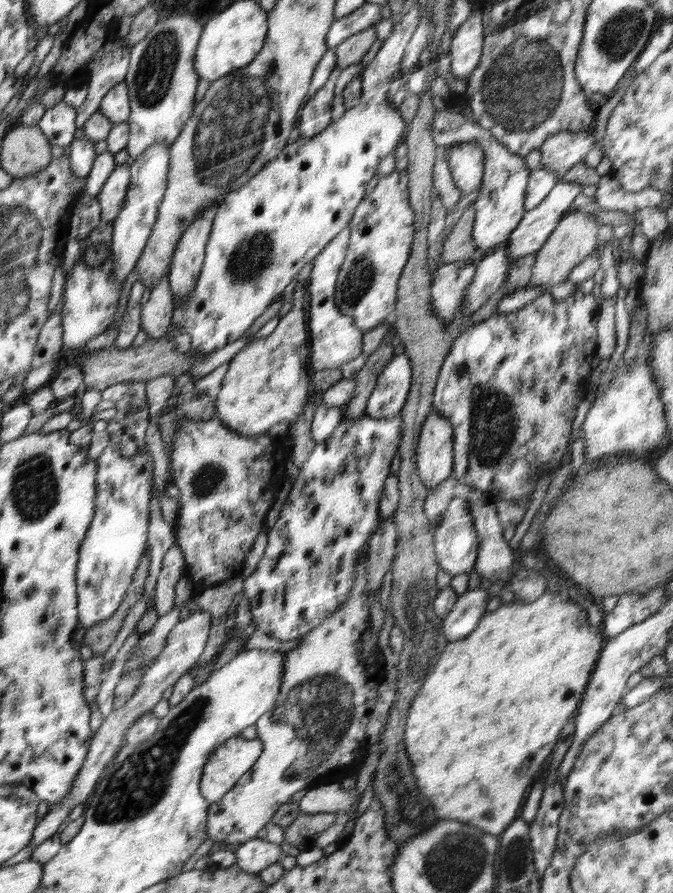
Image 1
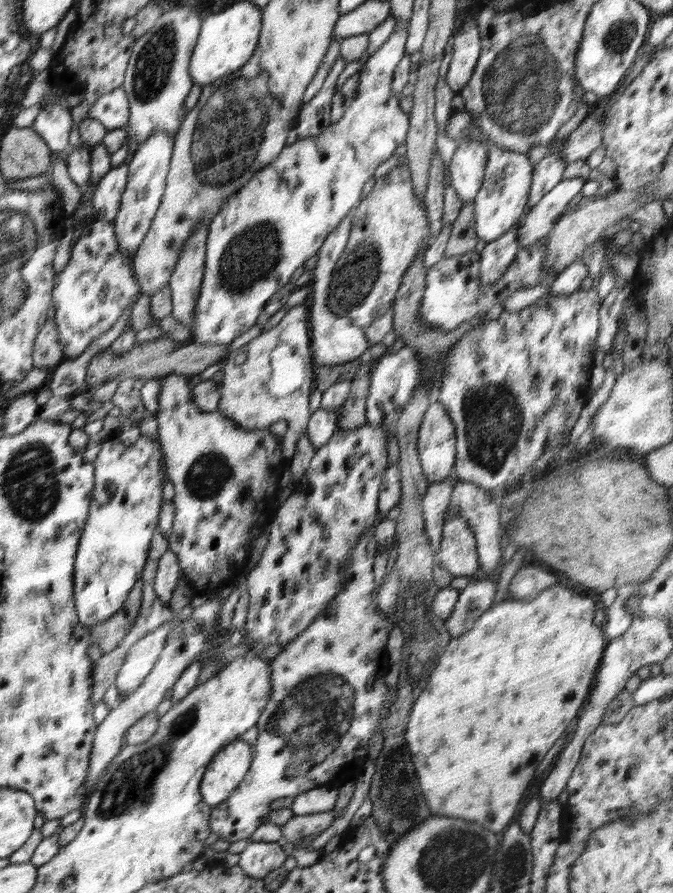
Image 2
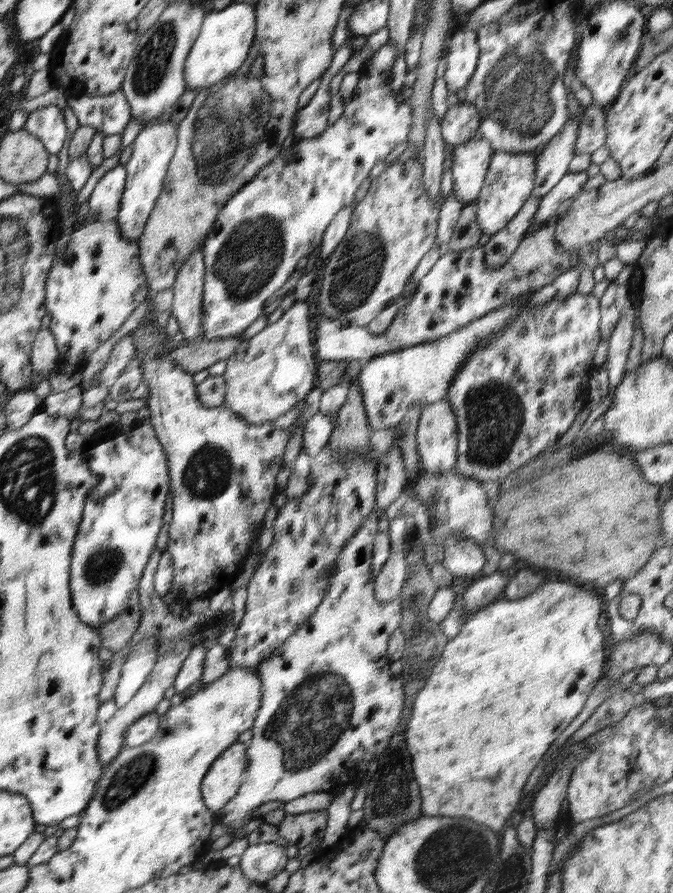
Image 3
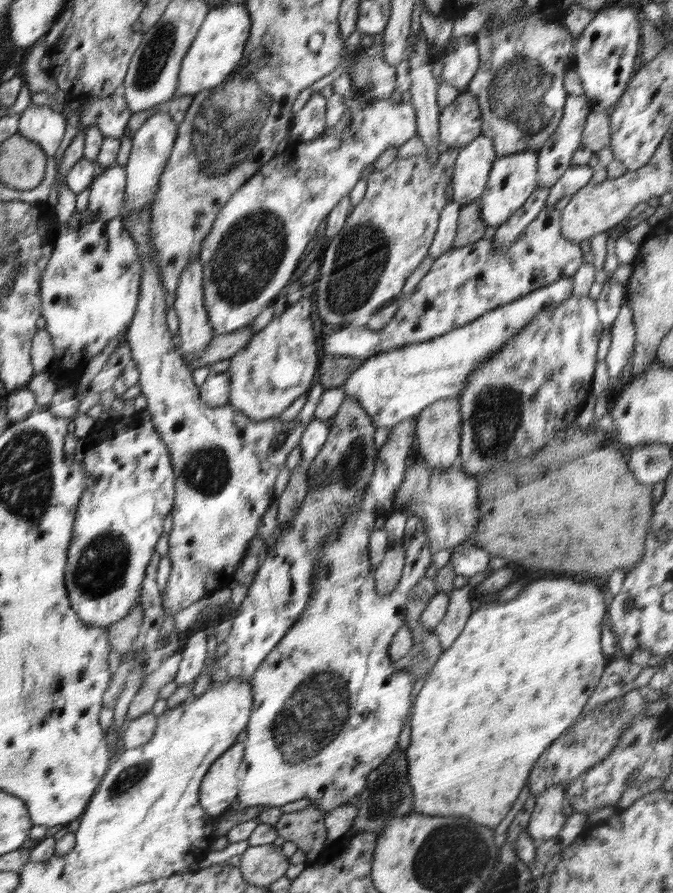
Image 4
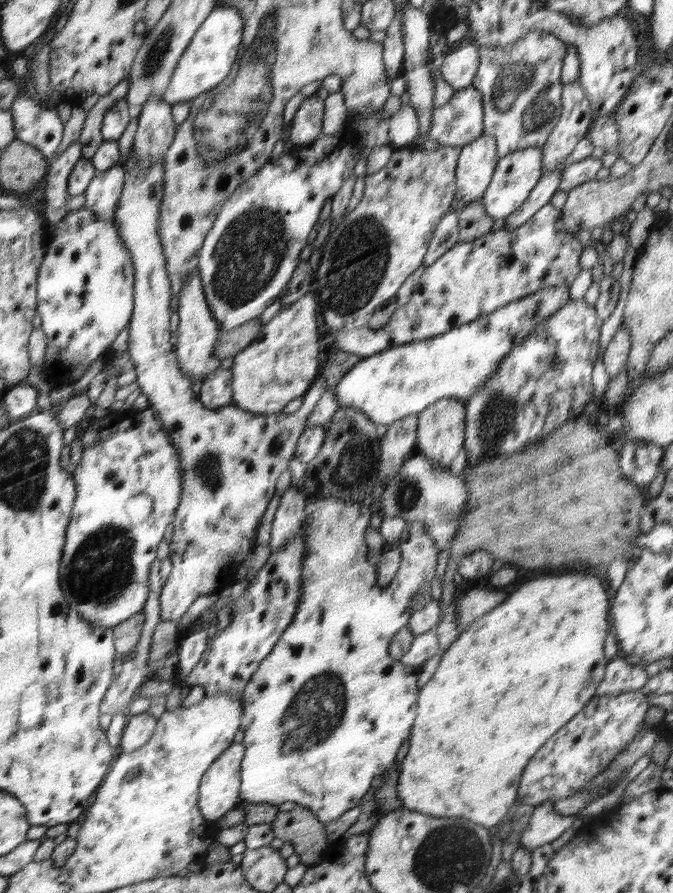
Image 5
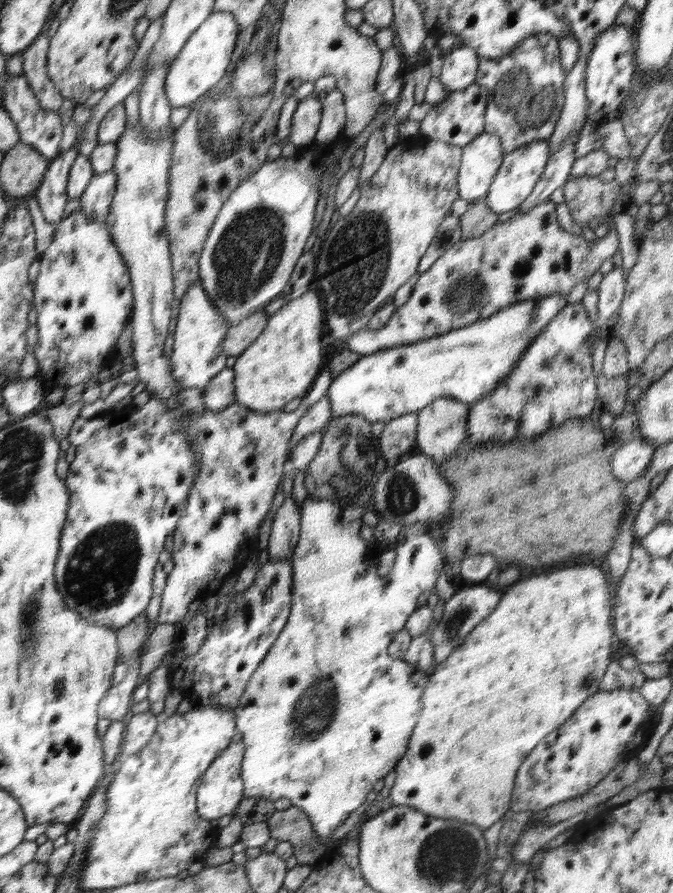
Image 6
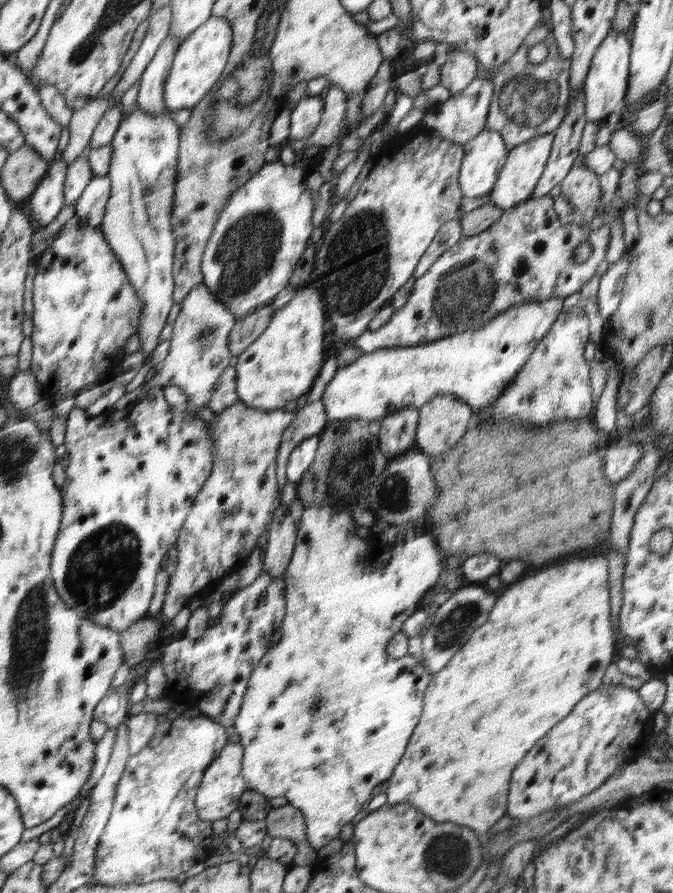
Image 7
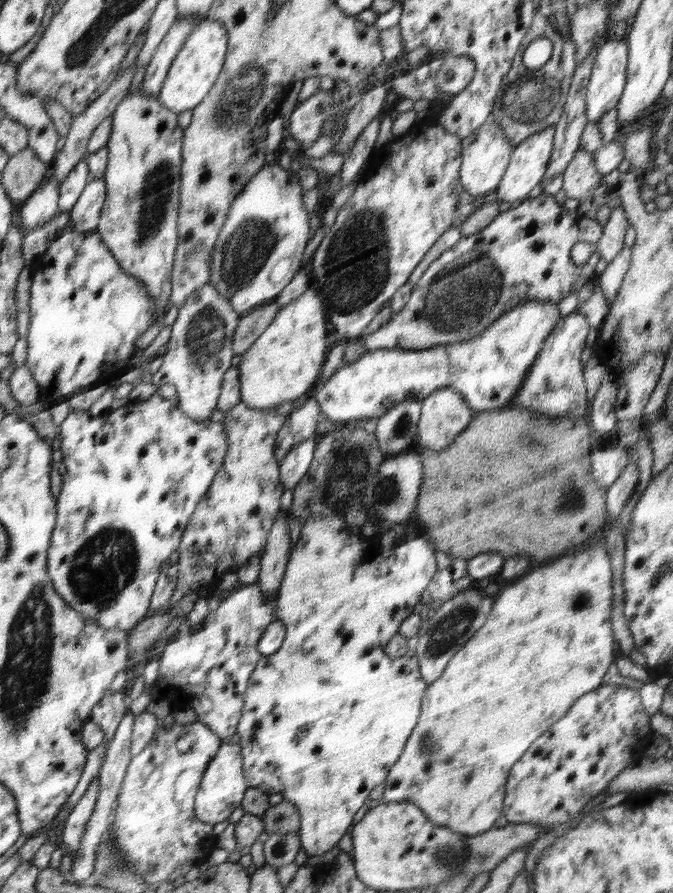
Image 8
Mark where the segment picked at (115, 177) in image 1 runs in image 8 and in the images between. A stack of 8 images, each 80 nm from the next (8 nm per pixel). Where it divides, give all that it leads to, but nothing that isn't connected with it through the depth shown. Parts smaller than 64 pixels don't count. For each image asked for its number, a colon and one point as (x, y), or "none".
2: (106, 198)
3: (104, 201)
4: (107, 193)
5: (101, 197)
6: (94, 203)
7: (90, 208)
8: (84, 216)

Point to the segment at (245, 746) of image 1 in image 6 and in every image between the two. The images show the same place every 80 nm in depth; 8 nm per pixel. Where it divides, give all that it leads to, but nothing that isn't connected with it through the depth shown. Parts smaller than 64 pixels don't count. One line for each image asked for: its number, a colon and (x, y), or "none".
2: (232, 764)
3: (222, 784)
4: (220, 790)
5: (219, 795)
6: (223, 786)

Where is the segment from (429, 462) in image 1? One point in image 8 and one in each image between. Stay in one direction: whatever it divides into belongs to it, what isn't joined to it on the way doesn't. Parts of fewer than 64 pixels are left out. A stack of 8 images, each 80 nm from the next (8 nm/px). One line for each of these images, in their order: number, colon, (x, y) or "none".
2: (436, 440)
3: (437, 437)
4: (438, 431)
5: (441, 426)
6: (442, 425)
7: (442, 422)
8: (445, 413)

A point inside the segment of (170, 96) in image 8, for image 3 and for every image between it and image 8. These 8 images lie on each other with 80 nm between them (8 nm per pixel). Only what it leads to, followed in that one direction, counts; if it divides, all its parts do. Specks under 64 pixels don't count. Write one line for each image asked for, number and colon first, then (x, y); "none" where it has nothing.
3: (227, 35)
4: (216, 53)
5: (211, 55)
6: (203, 61)
7: (200, 58)

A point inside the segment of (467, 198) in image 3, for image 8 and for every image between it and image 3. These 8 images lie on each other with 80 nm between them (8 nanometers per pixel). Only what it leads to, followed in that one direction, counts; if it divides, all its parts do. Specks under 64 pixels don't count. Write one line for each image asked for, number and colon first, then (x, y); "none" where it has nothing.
4: (475, 160)
5: (475, 166)
6: (480, 160)
7: (484, 156)
8: (485, 154)

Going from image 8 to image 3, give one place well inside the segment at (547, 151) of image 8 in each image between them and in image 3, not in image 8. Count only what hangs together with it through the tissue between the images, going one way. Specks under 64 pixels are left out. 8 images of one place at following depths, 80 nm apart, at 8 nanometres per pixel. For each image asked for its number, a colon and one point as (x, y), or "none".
3: (508, 184)
4: (513, 178)
5: (516, 174)
6: (520, 170)
7: (525, 163)

